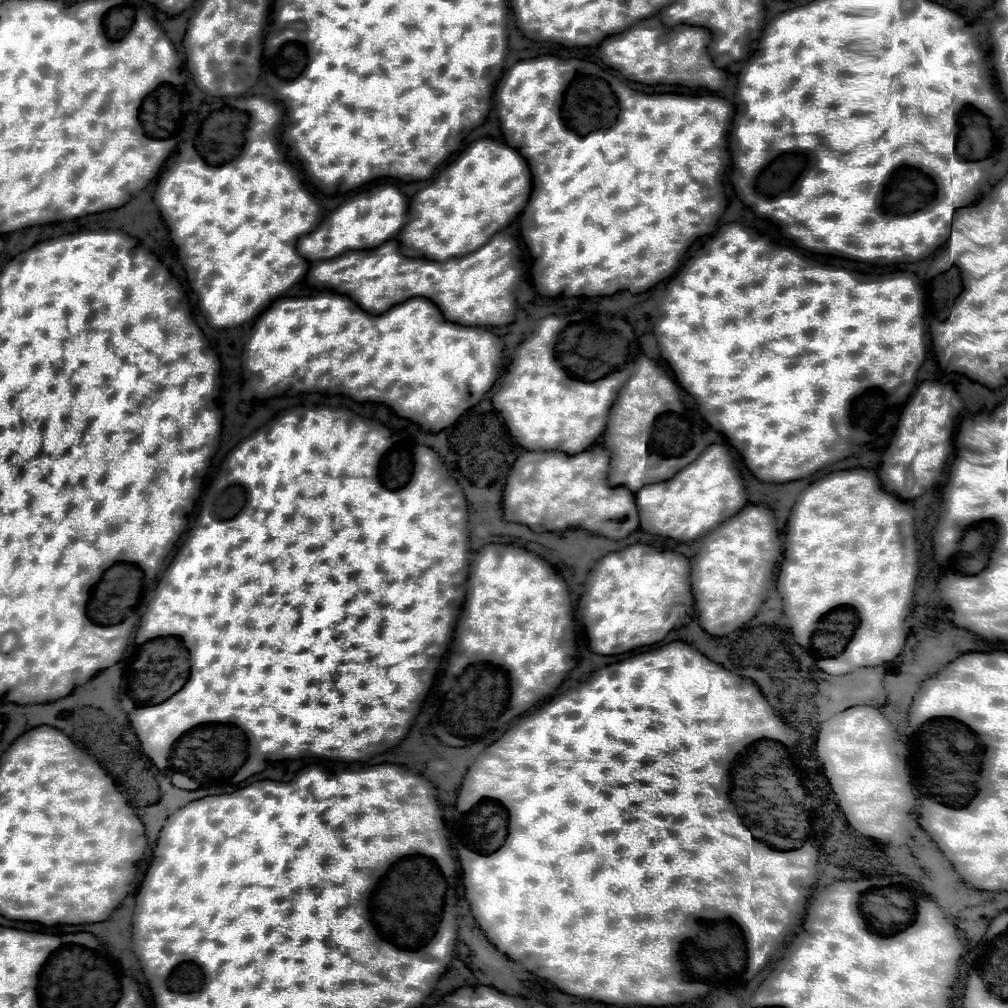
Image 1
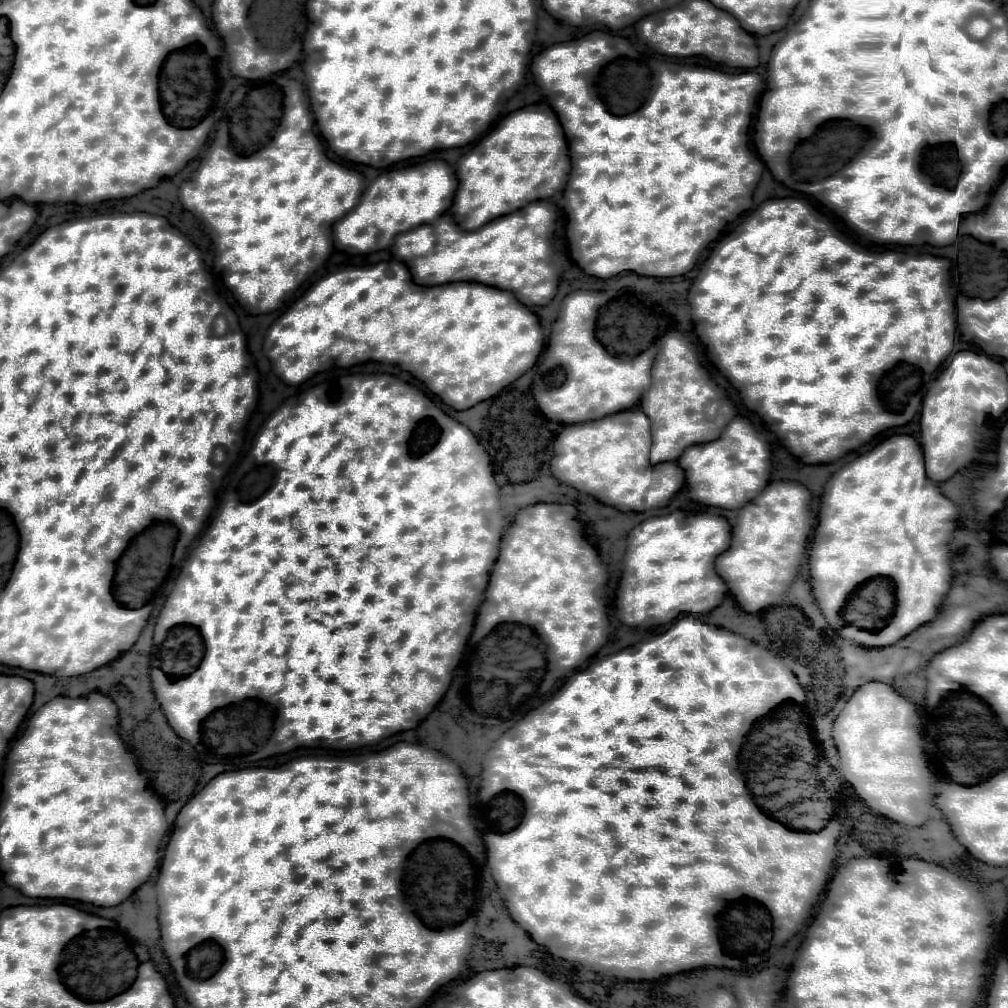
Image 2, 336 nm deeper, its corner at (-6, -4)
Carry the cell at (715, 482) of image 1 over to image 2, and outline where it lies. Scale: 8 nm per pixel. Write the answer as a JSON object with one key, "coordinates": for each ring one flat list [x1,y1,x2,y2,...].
{"coordinates":[[737,418,727,426,719,440,687,448,679,456,677,464,685,472,687,494,693,502,721,510,737,510,749,504,767,486,771,472,769,454,771,452,763,436,745,418]]}

